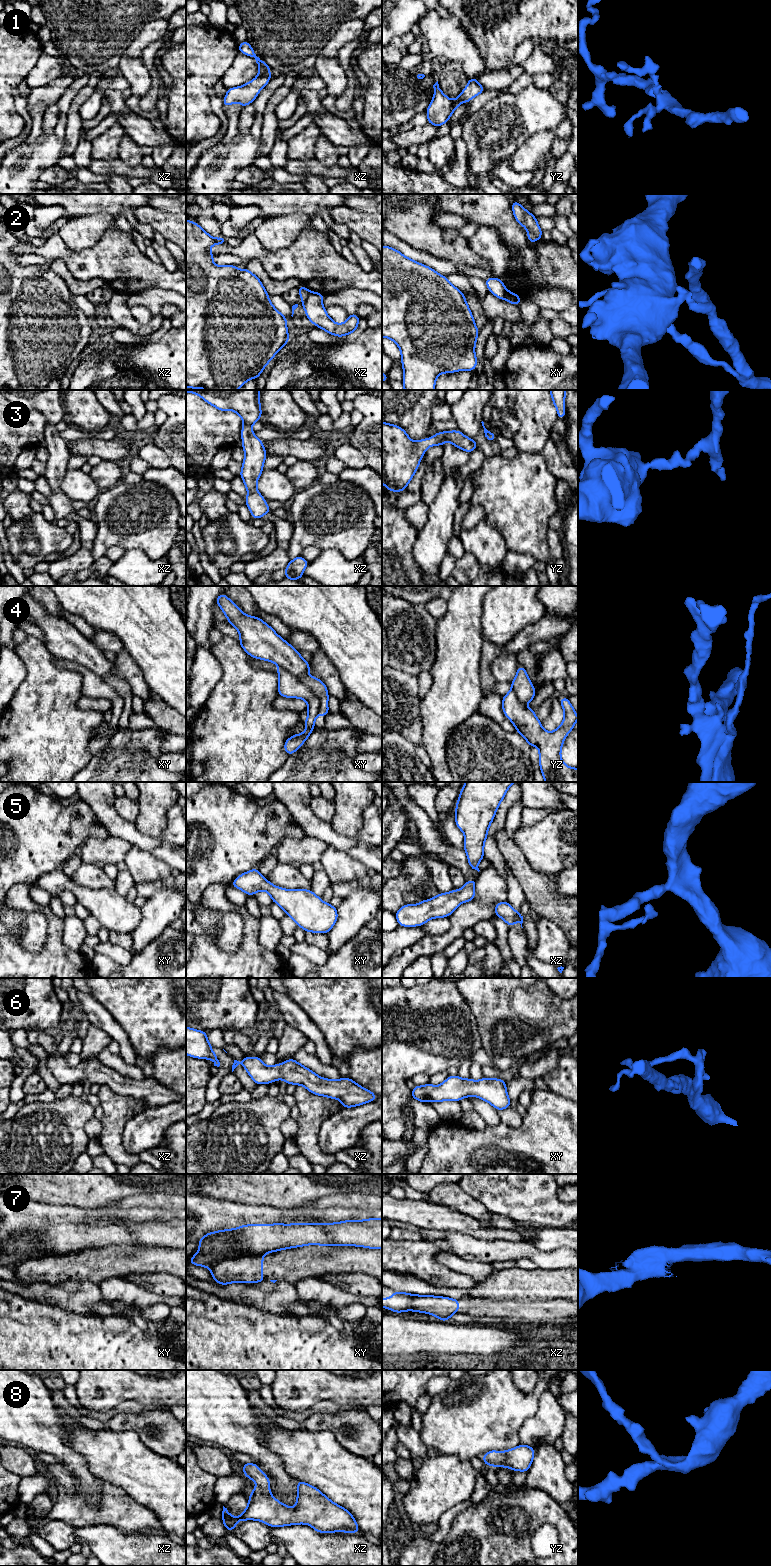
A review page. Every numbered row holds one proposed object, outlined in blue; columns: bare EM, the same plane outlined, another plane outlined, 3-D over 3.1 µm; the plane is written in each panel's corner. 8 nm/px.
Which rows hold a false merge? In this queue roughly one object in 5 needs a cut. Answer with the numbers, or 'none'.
2, 4, 7

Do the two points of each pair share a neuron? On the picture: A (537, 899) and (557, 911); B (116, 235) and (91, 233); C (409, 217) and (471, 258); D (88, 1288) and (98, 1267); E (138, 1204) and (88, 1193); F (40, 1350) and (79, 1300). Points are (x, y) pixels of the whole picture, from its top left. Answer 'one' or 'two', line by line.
A: one
B: two
C: one
D: two
E: two
F: two

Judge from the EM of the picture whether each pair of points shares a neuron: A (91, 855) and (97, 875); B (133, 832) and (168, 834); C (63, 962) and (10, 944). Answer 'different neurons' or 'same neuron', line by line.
A: different neurons
B: different neurons
C: same neuron

